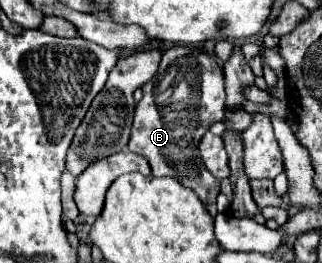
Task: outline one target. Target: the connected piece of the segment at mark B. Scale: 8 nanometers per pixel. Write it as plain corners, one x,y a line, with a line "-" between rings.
174,45
170,49
166,49
166,53
162,53
162,61
158,65
156,75
142,85
144,97
142,101
136,105
136,115
134,115
134,125
132,125
132,135
128,141
128,149
146,157
150,167
152,167
152,175
154,177
174,177
176,181
180,181
184,187
190,187
196,191
196,195
200,197
200,201
204,203
206,211
216,217
216,197
220,193
220,181
204,167
200,153
198,153
198,141
204,137
204,133
216,123
224,119
224,73
222,67
218,65
218,61
214,57
210,57
208,53
204,53
198,47
190,47
190,45

